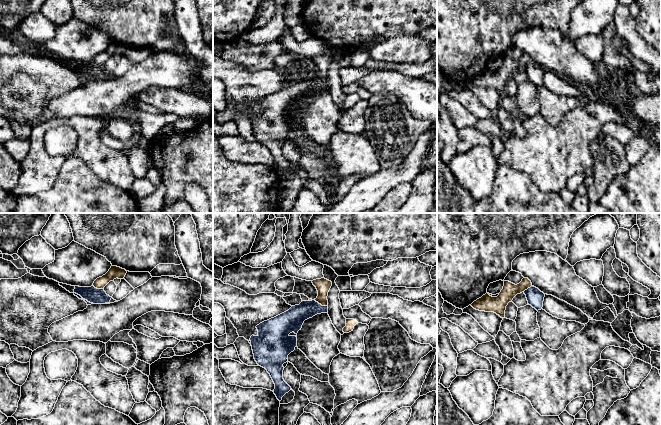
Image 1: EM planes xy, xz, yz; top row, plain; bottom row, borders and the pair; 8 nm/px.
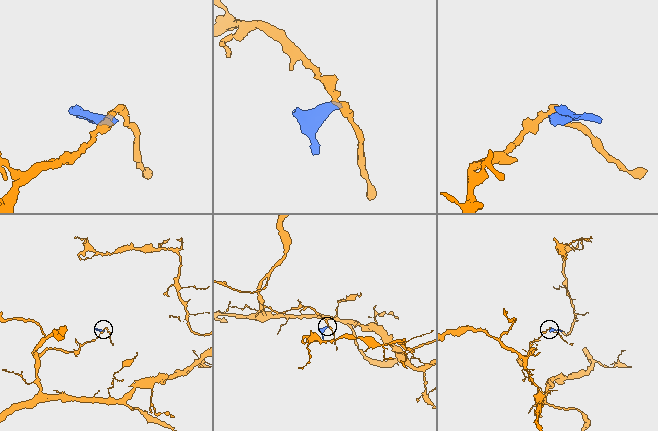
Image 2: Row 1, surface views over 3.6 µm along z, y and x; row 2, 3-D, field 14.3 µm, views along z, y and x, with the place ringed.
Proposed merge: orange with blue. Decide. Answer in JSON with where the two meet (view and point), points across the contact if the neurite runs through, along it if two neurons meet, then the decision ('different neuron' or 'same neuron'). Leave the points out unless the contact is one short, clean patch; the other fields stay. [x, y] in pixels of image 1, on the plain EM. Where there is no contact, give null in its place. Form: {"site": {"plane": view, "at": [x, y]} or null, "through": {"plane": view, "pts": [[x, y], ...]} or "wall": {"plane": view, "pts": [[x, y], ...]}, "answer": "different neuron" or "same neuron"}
{"site": {"plane": "xz", "at": [321, 80]}, "wall": {"plane": "xz", "pts": [[314, 75], [327, 82]]}, "answer": "different neuron"}

